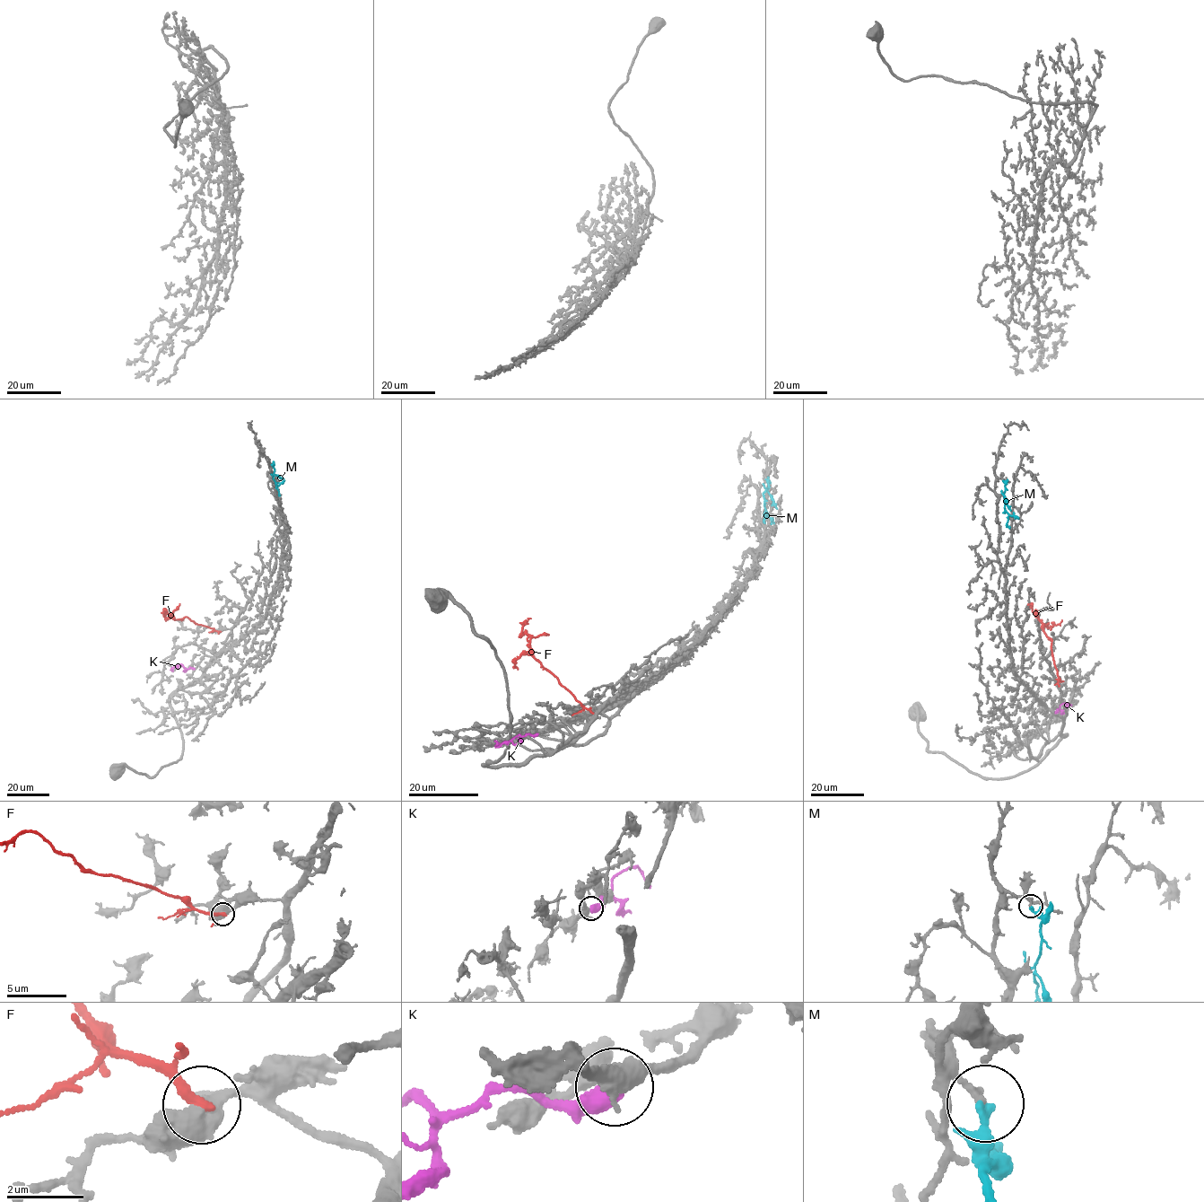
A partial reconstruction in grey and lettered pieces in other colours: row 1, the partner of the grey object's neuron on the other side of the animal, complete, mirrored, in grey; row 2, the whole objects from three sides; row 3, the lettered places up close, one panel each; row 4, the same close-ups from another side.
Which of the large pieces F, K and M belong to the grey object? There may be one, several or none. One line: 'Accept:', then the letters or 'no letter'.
Accept: no letter

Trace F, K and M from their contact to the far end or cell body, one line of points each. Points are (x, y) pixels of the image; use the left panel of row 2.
F: (220, 631), (197, 624), (187, 618), (176, 619), (170, 614), (164, 615), (163, 609), (167, 609)
K: (194, 669), (185, 669), (180, 664), (171, 671)
M: (272, 464), (273, 479), (280, 495)

